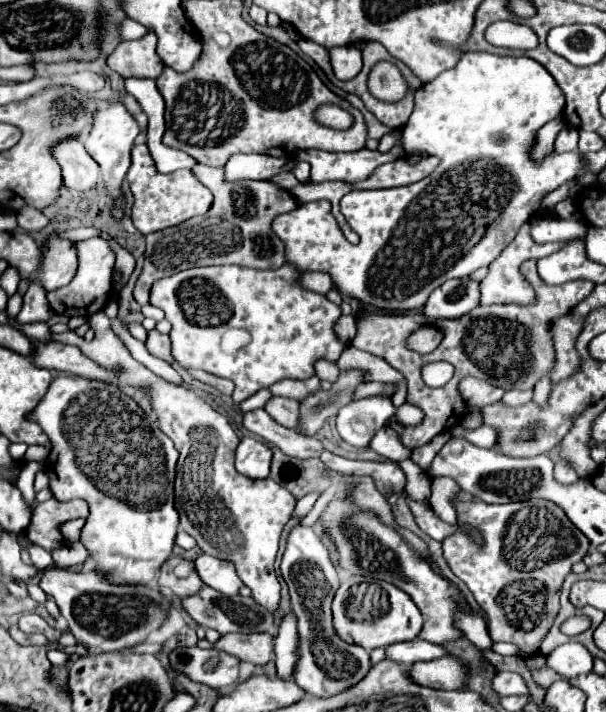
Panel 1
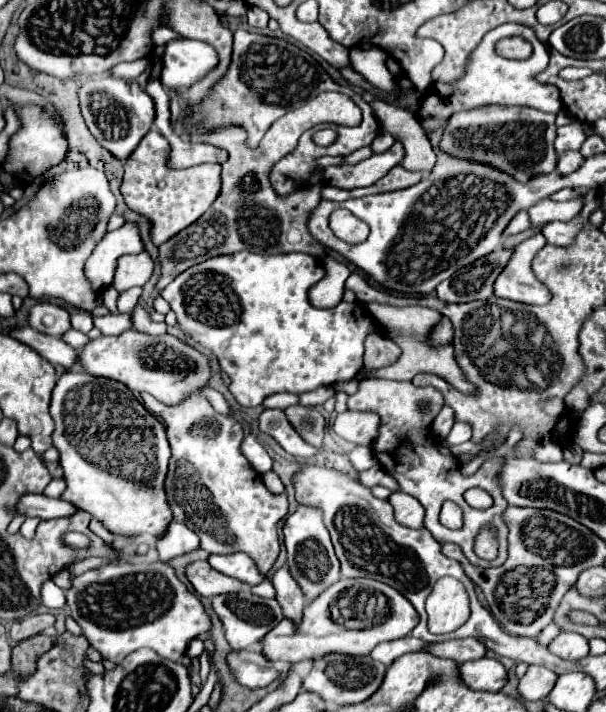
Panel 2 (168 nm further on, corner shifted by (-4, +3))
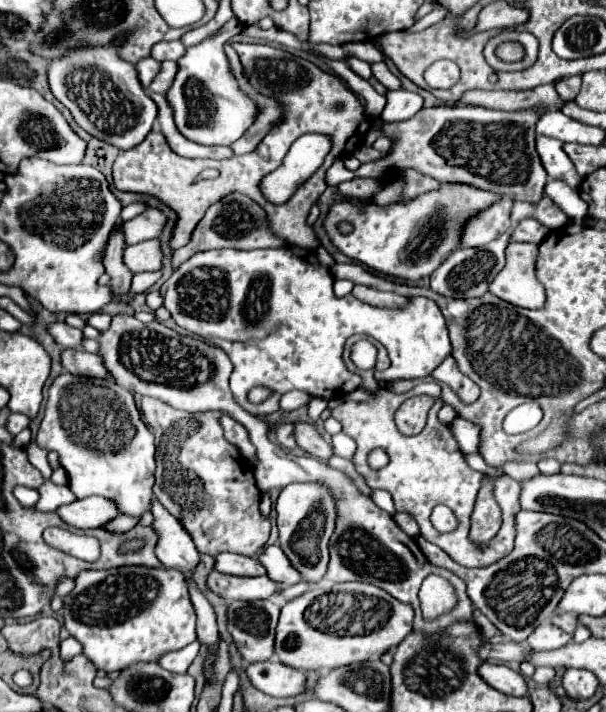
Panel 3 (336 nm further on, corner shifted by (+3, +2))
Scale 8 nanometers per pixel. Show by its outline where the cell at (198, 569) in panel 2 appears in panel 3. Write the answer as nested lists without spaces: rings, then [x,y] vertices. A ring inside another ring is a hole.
[[[212,572],[208,576],[208,586],[214,594],[226,600],[266,600],[280,595],[280,586],[267,575],[260,577],[240,577]]]

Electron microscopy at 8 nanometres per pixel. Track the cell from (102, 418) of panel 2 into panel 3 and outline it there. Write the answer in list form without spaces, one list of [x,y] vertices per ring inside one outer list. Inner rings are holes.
[[[60,374],[46,402],[46,412],[36,434],[38,446],[60,454],[68,472],[70,490],[78,498],[104,496],[118,500],[122,514],[142,516],[152,500],[154,486],[154,436],[140,418],[130,390],[110,380]]]

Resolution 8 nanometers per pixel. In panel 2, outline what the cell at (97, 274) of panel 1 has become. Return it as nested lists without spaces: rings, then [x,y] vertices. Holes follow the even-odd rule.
[[[125,223],[123,227],[107,233],[97,247],[93,249],[91,257],[85,265],[85,277],[89,279],[93,291],[99,295],[113,283],[115,263],[125,253],[141,253],[143,243],[137,231],[137,225]]]

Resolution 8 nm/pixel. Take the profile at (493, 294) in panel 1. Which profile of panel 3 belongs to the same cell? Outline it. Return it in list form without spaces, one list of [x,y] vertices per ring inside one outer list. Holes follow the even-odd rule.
[[[510,244],[506,248],[506,266],[492,280],[490,292],[520,308],[542,308],[546,294],[536,280],[536,258],[538,244]]]

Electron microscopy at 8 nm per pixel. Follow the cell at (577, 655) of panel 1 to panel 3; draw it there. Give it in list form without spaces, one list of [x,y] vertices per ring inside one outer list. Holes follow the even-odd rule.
[[[542,622],[526,640],[534,650],[556,650],[570,642],[570,636],[550,622]]]

